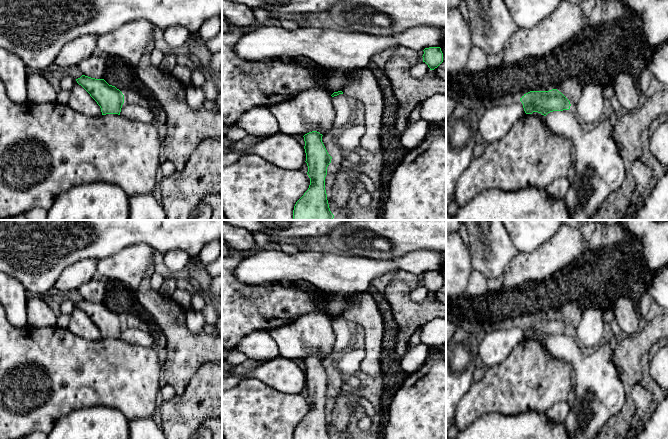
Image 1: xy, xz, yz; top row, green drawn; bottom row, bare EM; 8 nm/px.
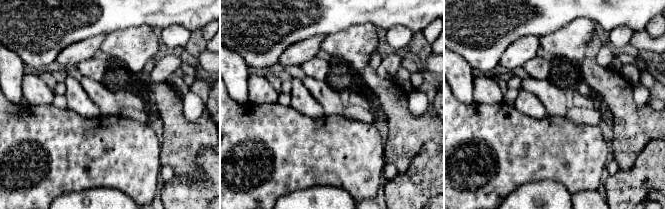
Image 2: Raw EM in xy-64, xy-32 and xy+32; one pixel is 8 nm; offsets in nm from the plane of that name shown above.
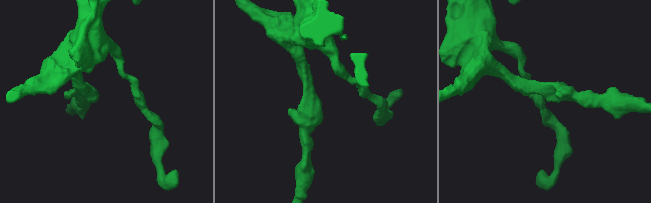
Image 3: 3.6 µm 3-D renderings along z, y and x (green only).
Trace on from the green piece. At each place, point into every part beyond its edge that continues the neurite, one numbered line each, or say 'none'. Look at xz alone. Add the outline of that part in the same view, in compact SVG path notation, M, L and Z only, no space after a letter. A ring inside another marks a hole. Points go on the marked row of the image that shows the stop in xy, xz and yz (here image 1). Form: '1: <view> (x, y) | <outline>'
none

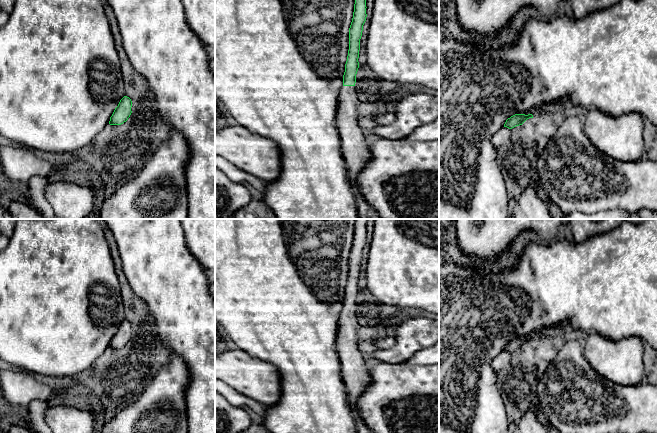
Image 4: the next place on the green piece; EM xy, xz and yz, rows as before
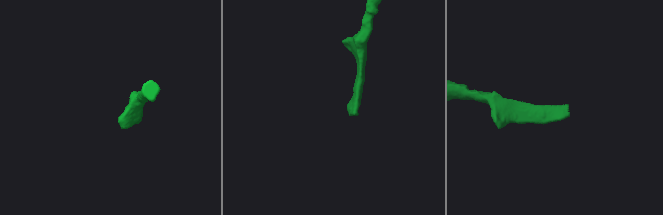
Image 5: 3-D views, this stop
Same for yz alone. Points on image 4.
1: yz (565, 106) | M569 100L558 102L550 107L537 108L532 112L533 118L542 118L544 116L551 116L557 112L567 113L574 112L576 107L571 104Z

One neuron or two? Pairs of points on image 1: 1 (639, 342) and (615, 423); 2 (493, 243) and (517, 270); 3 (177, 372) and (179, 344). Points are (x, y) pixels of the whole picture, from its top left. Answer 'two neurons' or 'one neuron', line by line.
1: one neuron
2: two neurons
3: one neuron

